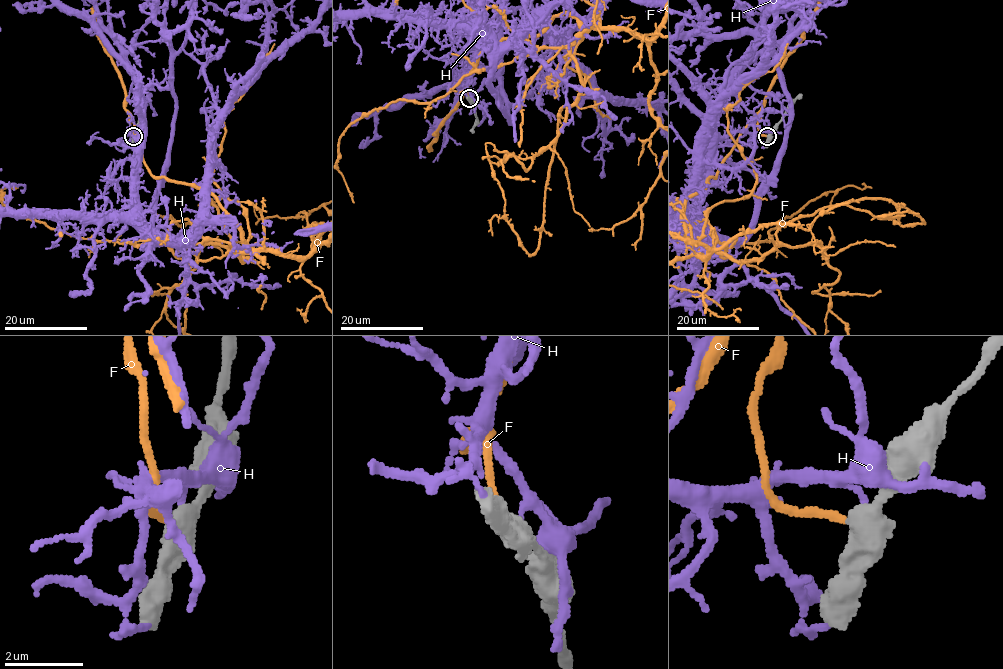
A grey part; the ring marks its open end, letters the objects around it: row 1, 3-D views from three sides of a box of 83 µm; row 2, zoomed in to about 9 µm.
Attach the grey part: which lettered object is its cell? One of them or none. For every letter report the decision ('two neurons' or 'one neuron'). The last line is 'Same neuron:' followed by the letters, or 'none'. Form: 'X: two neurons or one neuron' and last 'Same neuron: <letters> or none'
F: one neuron
H: two neurons
Same neuron: F

